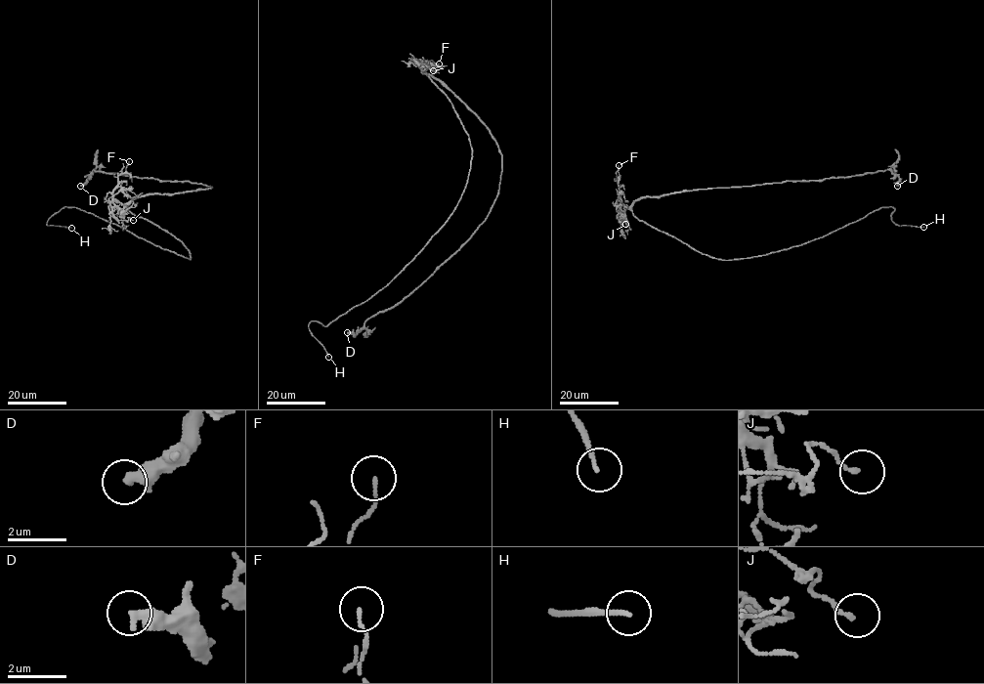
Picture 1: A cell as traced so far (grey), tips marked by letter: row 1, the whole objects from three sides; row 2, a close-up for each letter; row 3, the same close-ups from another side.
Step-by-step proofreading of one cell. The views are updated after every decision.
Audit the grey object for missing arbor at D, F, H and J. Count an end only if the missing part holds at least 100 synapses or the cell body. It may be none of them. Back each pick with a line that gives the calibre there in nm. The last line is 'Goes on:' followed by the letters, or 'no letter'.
H: calibre 130 nm
Goes on: H

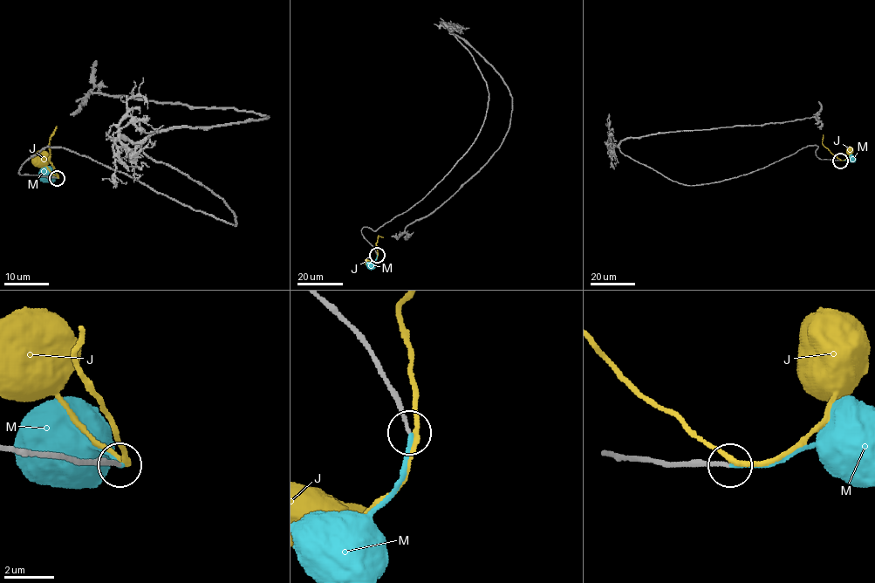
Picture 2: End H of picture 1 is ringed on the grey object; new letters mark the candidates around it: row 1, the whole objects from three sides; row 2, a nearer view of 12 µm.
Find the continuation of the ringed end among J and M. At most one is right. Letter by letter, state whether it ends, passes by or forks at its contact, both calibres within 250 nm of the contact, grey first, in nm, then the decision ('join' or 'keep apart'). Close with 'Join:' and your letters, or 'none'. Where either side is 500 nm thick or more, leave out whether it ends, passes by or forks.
J: it passes by; 130 nm thick on the grey side, 190 nm on the other; keep apart
M: it ends there; 130 nm thick on the grey side, 150 nm on the other; join
Join: M

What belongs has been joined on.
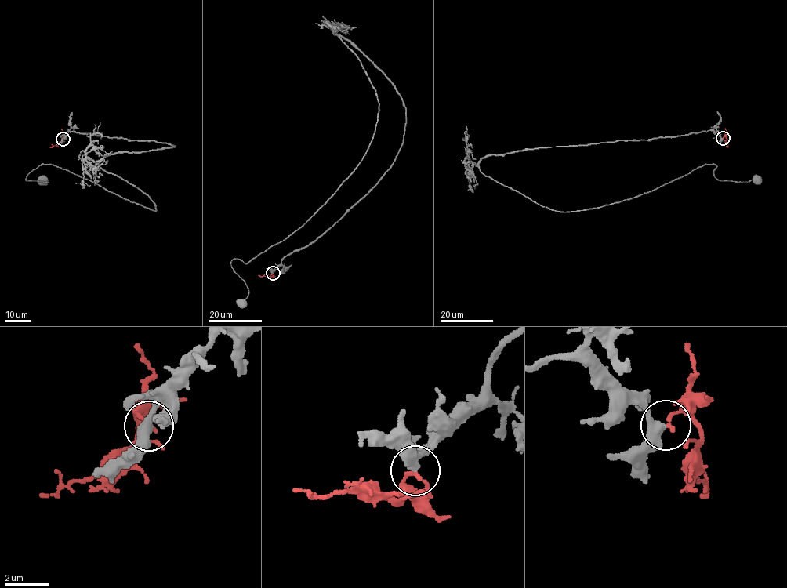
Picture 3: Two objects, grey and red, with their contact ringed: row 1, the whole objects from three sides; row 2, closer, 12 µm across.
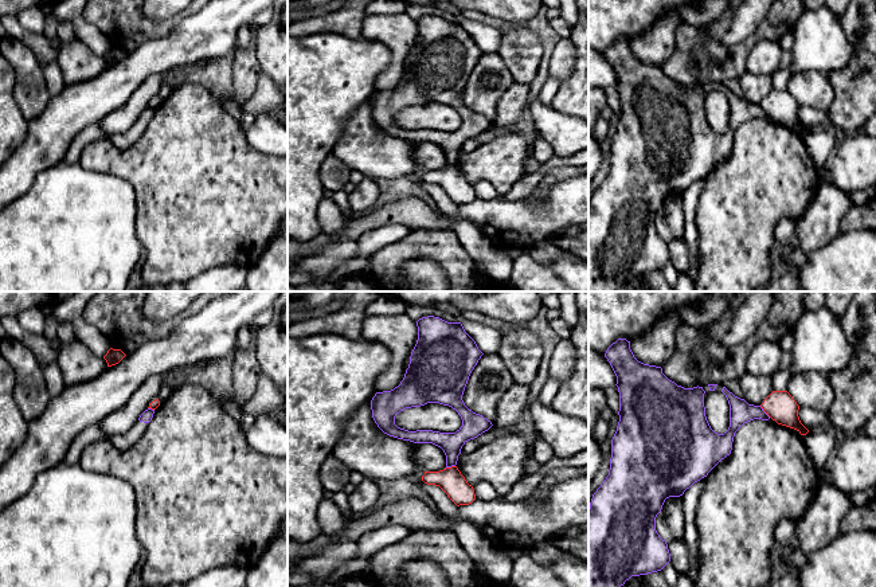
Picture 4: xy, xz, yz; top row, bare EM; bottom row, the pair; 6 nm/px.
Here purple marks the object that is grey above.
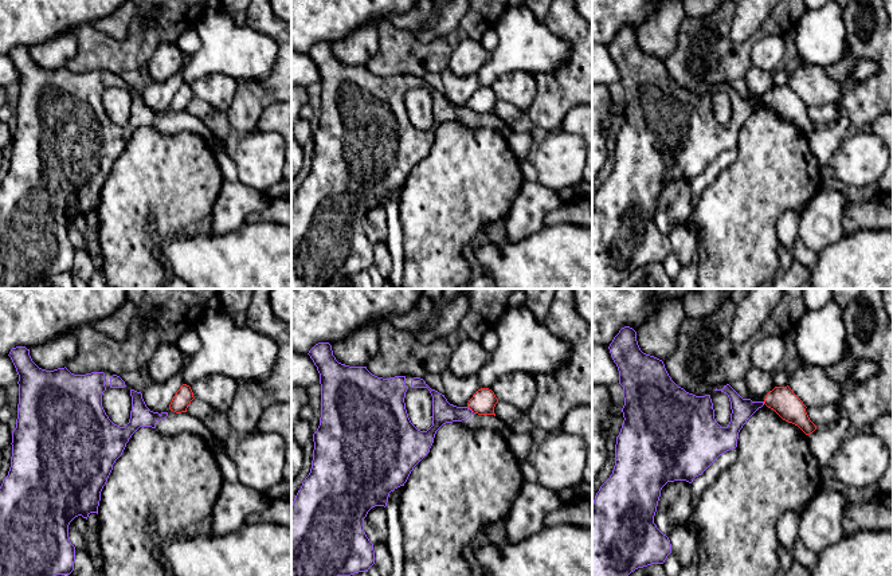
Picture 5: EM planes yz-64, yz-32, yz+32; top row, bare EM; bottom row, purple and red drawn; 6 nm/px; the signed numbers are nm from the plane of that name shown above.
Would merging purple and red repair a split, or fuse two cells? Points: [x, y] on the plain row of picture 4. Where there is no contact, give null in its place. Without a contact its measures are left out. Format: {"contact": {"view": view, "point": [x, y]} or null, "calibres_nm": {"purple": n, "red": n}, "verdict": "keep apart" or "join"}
{"contact": {"view": "yz", "point": [763, 110]}, "calibres_nm": {"purple": 140, "red": 180}, "verdict": "keep apart"}

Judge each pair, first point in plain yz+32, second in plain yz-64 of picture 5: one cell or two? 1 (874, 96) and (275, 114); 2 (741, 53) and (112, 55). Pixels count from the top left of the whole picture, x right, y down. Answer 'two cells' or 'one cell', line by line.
1: two cells
2: one cell

